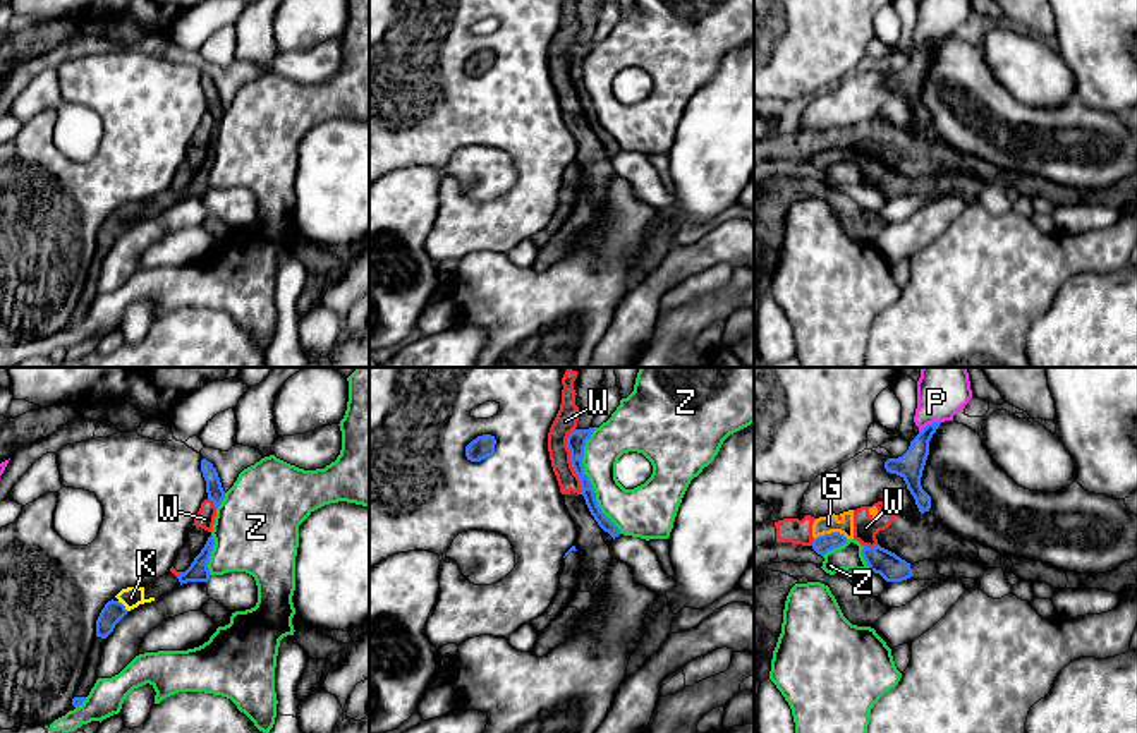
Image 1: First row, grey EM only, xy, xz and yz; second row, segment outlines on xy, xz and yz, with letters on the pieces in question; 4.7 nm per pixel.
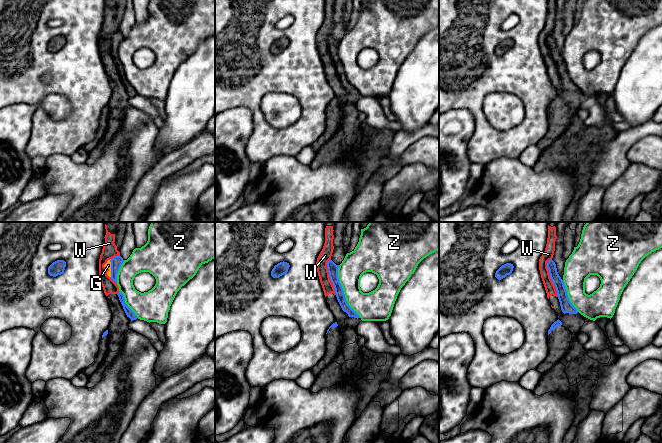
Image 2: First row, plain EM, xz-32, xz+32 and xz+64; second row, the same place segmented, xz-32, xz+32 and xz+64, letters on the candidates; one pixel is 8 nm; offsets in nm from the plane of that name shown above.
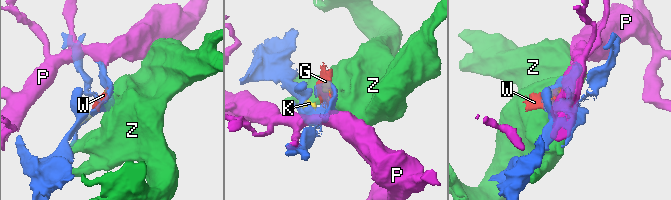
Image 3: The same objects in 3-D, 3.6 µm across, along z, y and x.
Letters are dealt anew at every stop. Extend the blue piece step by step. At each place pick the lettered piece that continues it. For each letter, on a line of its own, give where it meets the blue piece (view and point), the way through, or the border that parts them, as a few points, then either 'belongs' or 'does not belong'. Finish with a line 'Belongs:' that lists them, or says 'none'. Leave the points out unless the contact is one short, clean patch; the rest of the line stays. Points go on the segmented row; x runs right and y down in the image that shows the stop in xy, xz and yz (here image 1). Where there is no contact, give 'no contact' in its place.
G: contact yz (832, 533); border yz (847, 538), (839, 533), (825, 533), (814, 539); does not belong
K: contact xy (122, 605); belongs
P: contact yz (930, 424); border yz (940, 421), (928, 423), (919, 431); does not belong
W: contact xz (571, 460); does not belong
Z: contact xz (589, 481); does not belong
Belongs: K

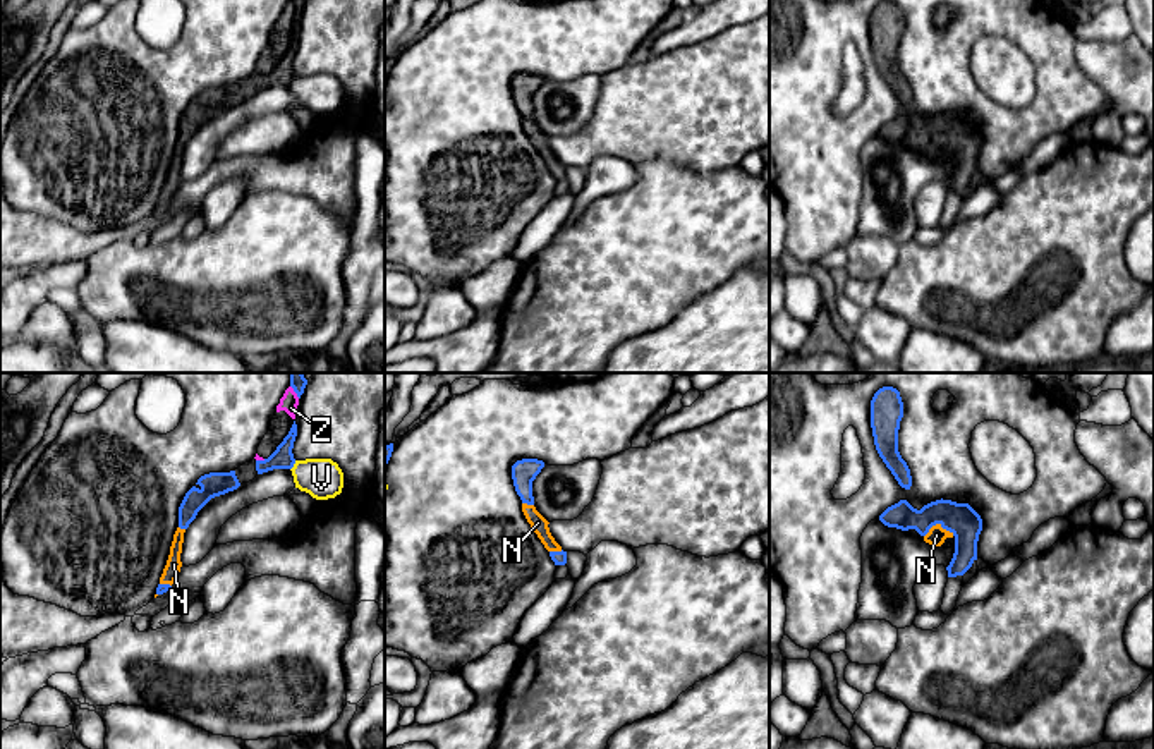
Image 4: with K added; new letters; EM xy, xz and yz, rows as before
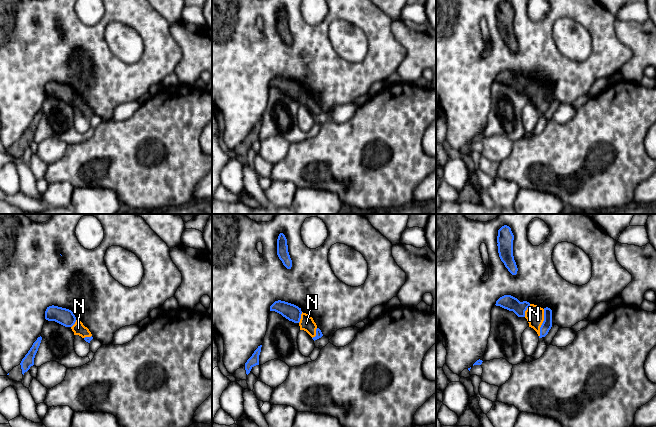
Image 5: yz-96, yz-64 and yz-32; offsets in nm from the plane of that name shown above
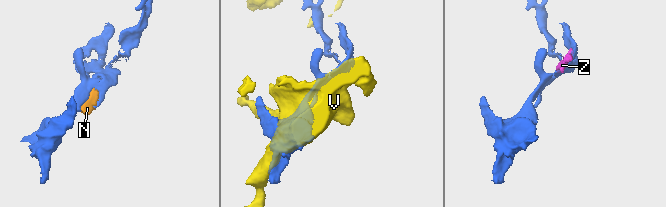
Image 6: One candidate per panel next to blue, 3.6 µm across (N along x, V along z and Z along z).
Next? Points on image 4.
N: contact yz (938, 523); belongs
V: contact xy (292, 466); does not belong
Z: contact xy (294, 390); does not belong
Belongs: N

